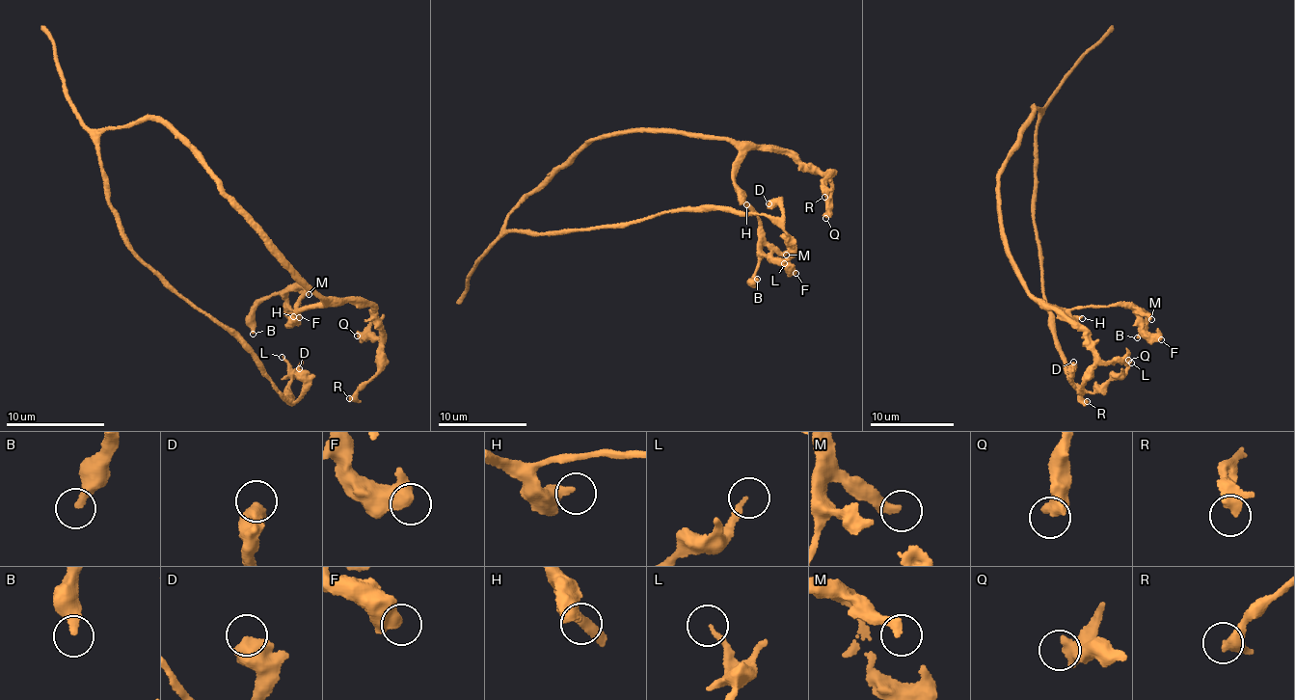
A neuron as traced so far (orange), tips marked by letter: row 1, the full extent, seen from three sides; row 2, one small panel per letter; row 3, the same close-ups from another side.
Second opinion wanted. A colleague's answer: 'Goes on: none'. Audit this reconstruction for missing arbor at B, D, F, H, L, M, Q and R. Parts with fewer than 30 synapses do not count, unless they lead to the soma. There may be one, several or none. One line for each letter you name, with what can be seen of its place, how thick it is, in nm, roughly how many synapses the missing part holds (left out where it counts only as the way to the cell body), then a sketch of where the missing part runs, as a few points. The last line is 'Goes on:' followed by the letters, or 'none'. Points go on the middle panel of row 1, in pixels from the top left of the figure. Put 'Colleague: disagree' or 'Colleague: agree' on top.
Colleague: agree
Goes on: none

